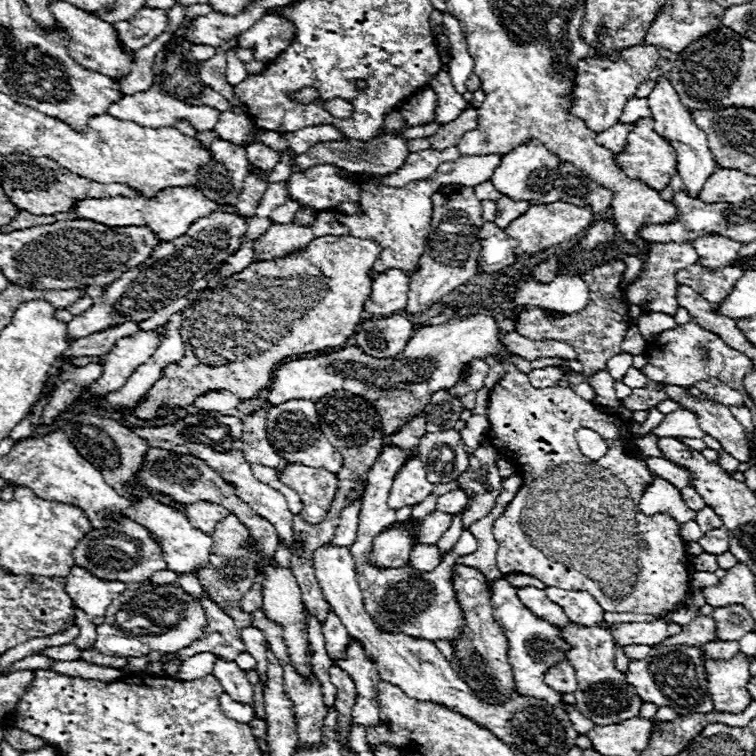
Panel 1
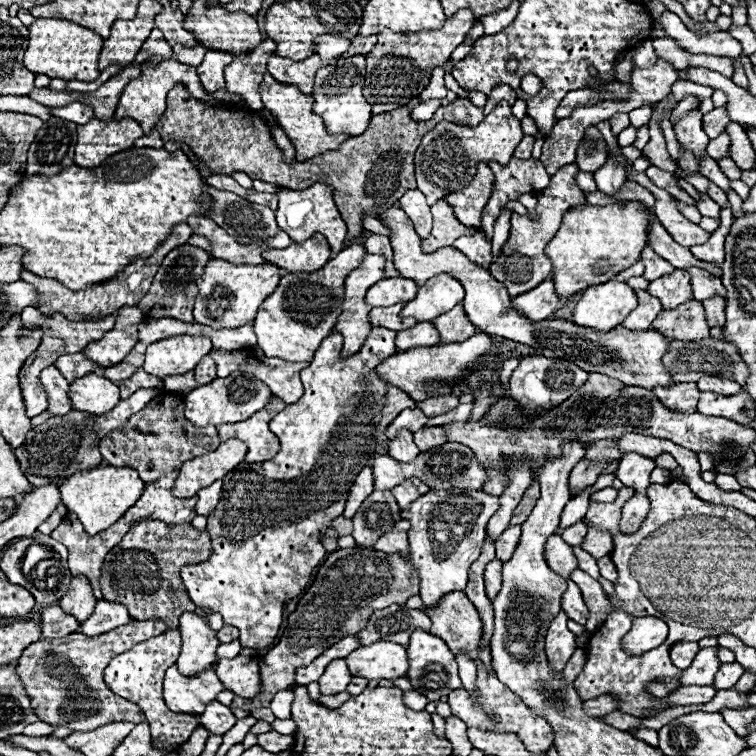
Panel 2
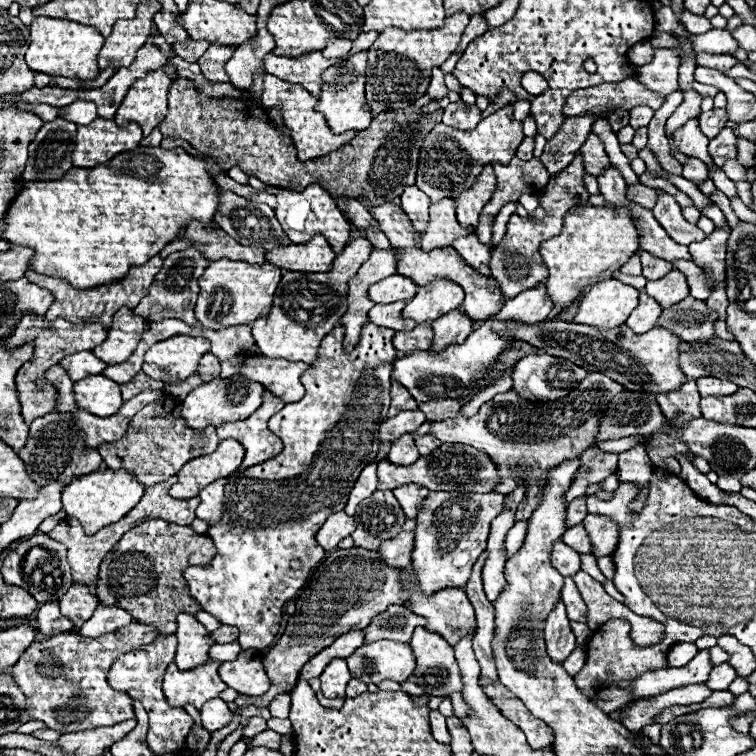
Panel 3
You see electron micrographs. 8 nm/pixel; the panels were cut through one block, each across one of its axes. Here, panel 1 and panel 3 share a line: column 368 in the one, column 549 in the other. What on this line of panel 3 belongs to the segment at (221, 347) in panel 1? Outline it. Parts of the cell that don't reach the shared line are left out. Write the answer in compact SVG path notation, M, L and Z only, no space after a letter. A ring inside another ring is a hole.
M576 206L566 212L562 232L540 246L540 254L550 270L546 288L552 302L560 308L572 304L576 296L596 282L608 280L634 254L640 252L640 234L628 208Z

